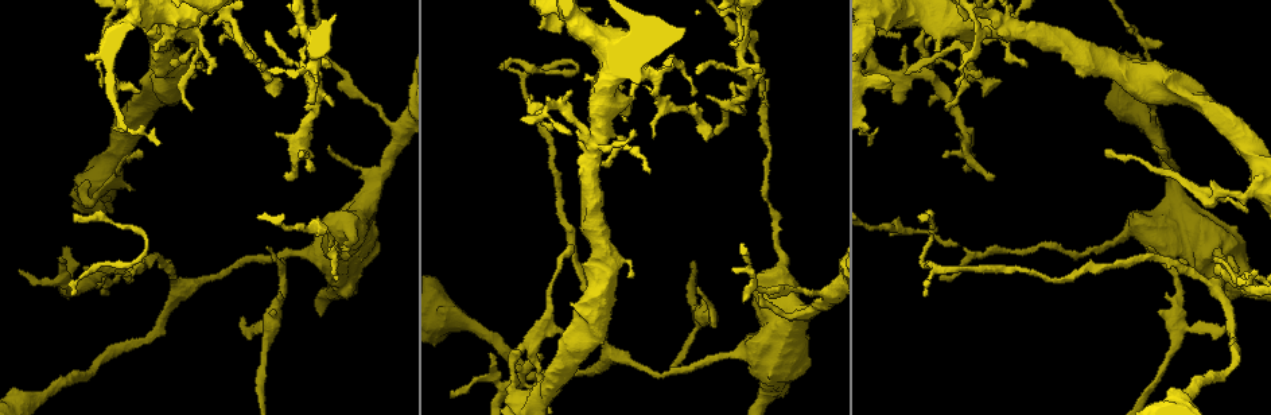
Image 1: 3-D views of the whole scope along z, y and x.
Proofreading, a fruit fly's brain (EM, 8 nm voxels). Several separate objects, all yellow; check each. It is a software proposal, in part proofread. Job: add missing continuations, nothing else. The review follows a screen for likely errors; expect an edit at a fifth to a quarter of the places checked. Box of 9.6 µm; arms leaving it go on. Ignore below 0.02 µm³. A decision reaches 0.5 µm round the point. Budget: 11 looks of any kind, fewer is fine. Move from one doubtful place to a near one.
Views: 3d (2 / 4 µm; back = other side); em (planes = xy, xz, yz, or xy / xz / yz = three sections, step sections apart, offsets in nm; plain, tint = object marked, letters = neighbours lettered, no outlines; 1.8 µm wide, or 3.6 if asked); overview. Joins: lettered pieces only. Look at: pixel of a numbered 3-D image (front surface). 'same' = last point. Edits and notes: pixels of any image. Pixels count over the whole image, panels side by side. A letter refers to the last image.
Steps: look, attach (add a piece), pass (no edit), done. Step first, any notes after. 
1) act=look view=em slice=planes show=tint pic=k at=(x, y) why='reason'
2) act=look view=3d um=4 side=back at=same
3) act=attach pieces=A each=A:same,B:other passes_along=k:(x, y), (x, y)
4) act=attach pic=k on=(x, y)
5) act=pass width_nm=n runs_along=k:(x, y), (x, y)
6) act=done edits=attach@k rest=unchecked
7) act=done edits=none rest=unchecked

act=look view=3d um=2 pic=1 at=(621, 86) why='tapers out'

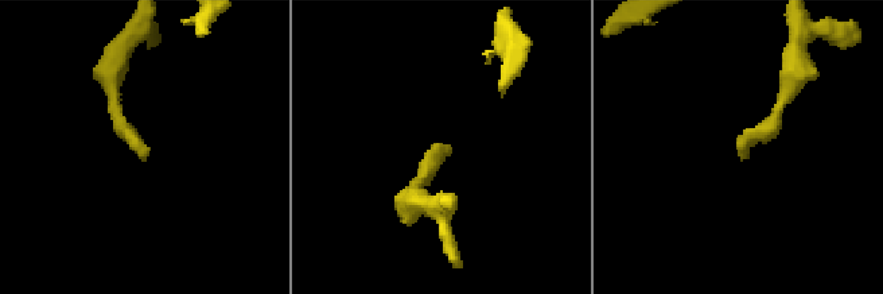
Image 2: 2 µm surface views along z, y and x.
act=look view=em slice=planes show=letters pic=2 at=(145, 154)

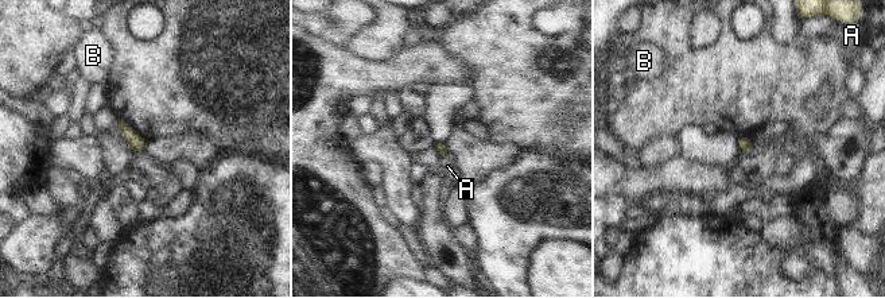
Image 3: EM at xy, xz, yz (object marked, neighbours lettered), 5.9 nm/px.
act=pass longest_contact=A:50nm each=A:other,B:other border=3:(750, 138), (753, 144) found='none of them fits'

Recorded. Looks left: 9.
act=look view=3d um=4 pic=1 at=(594, 143) why='four-way junction'

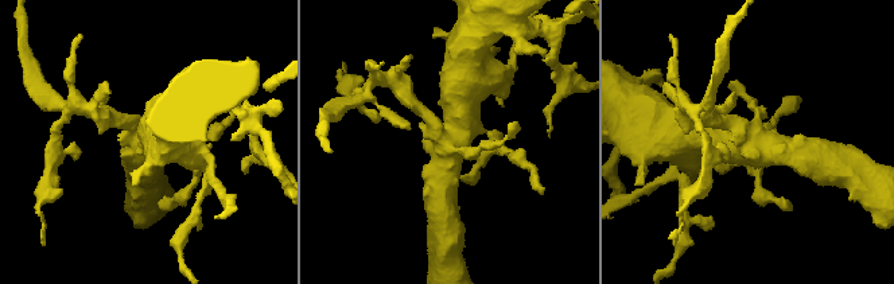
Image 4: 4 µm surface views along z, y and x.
act=look view=em slice=yz step=8 show=tint pic=4 at=(747, 142) why='shape alone is not enough'

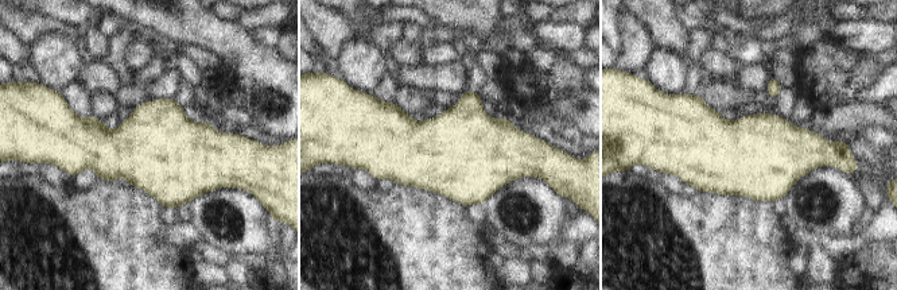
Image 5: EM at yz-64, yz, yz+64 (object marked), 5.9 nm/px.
act=look view=em slice=xz step=8 show=letters at=same why='another direction'

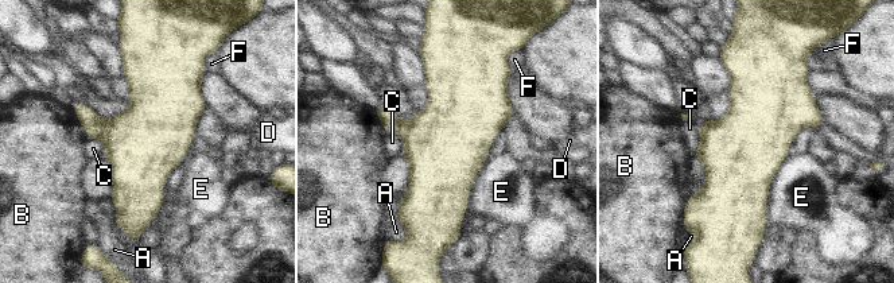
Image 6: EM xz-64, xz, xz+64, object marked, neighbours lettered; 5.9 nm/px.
act=pass each=A:other,B:other,C:other,D:other,E:other,F:other border=6:(786, 156), (769, 186), (765, 221) found='none of them fits'

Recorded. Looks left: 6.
act=look view=em slice=planes show=plain pic=1 at=(330, 147) why='tapers out'

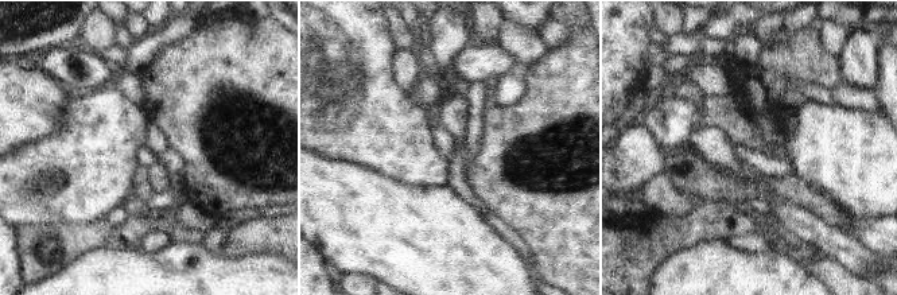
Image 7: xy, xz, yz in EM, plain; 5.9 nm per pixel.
act=look view=em slice=planes show=letters at=same why='what lies round it'

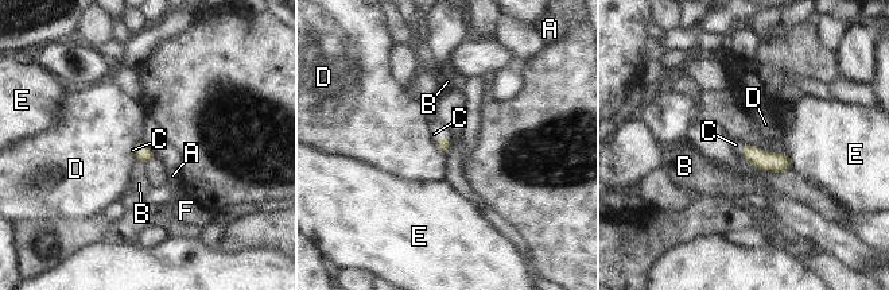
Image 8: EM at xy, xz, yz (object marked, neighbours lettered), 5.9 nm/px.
act=attach pieces=C each=A:other,B:other,C:same,D:other,E:other,F:other passes_along=8:(442, 143), (441, 136), (435, 130) found='the neuron continues'

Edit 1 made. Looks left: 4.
act=look view=3d um=4 pic=1 at=(542, 353) why='branch stops here'

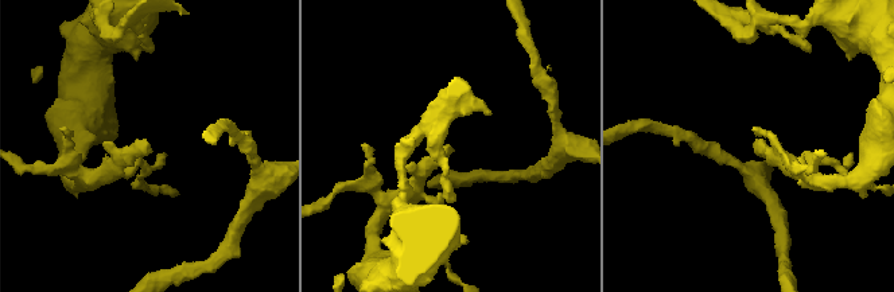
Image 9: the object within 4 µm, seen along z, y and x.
act=look view=em slice=xy step=4 show=letters pic=9 at=(445, 145)

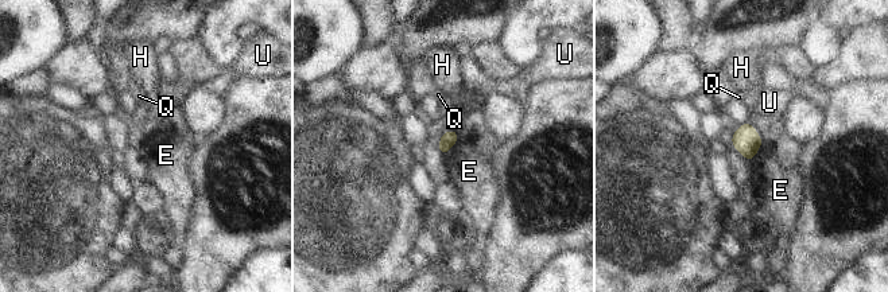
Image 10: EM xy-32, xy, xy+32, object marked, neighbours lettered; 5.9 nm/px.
act=look view=em slice=planes show=letters at=same why='another direction'

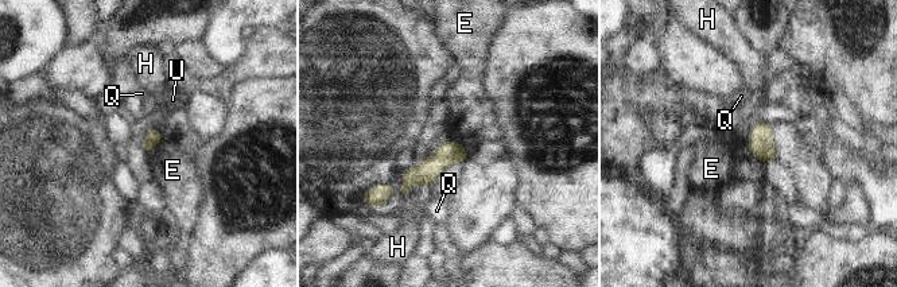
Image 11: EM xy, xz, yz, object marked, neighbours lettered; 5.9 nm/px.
act=pass each=E:other,H:other,Q:other,U:other border=11:(162, 134), (162, 138), (148, 154) found='none of them fits'

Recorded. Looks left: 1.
act=done edits=attach@8 rest=unchecked

